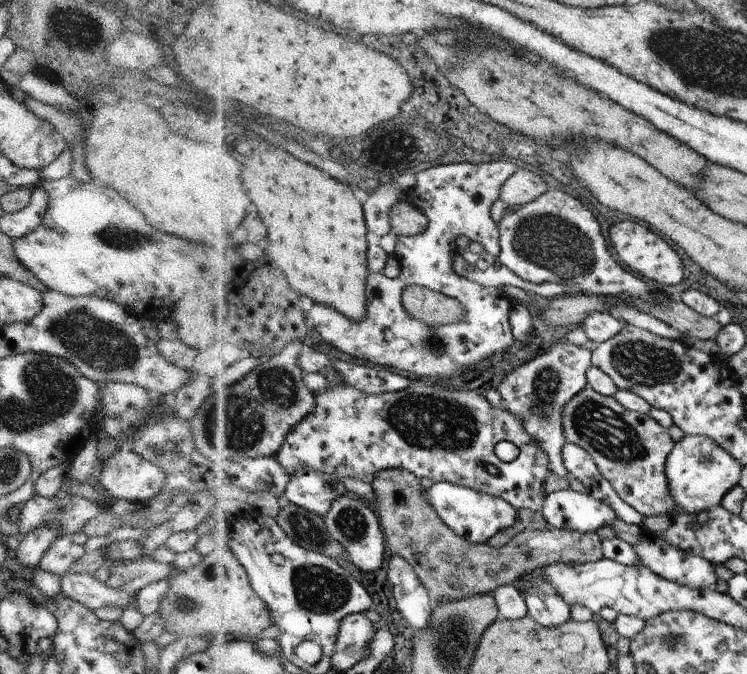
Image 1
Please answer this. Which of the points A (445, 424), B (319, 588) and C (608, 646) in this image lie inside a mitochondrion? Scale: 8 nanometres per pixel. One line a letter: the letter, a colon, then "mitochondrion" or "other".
A: mitochondrion
B: mitochondrion
C: other

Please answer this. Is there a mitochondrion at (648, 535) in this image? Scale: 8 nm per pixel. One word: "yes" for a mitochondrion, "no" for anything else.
no

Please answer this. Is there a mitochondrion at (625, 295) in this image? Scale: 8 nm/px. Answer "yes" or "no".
no

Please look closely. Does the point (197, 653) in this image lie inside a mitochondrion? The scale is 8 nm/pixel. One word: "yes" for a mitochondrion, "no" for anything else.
no

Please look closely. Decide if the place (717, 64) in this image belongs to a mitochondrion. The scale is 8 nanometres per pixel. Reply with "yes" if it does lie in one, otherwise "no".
yes

